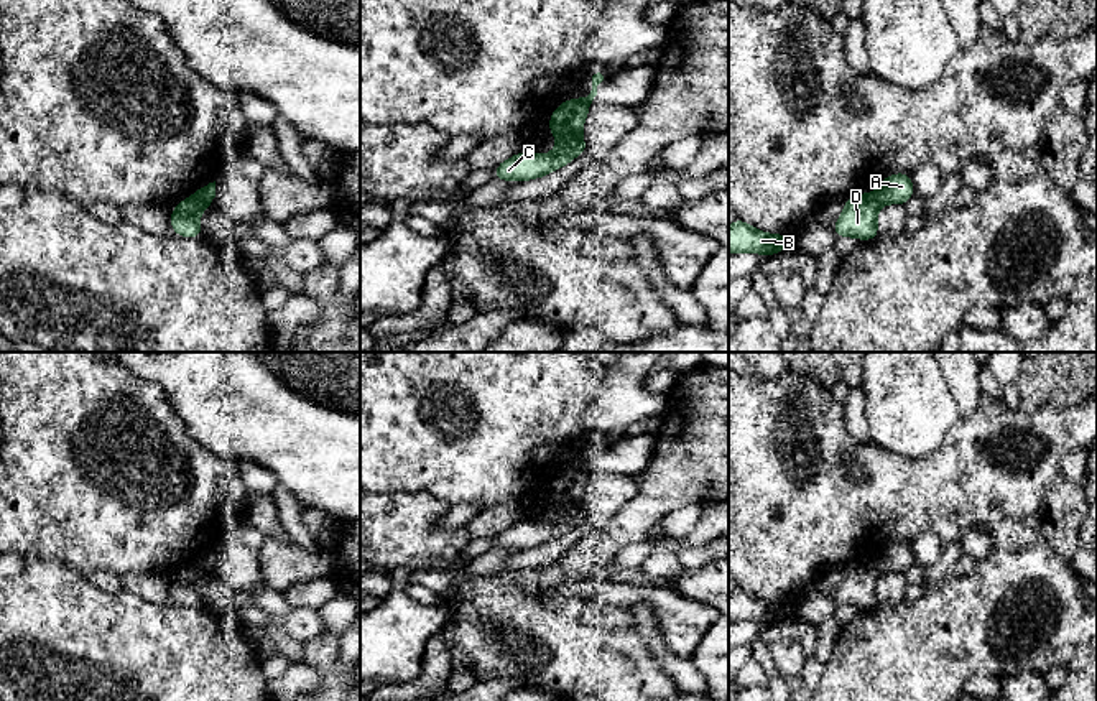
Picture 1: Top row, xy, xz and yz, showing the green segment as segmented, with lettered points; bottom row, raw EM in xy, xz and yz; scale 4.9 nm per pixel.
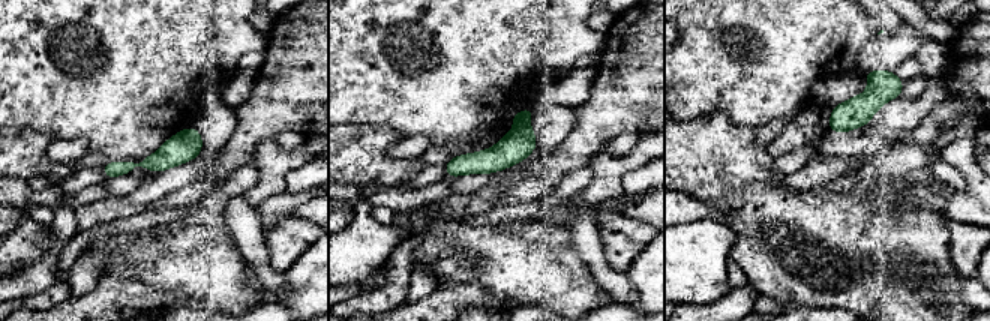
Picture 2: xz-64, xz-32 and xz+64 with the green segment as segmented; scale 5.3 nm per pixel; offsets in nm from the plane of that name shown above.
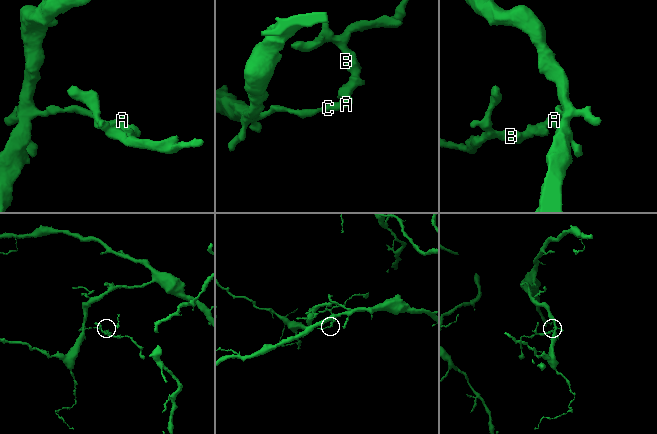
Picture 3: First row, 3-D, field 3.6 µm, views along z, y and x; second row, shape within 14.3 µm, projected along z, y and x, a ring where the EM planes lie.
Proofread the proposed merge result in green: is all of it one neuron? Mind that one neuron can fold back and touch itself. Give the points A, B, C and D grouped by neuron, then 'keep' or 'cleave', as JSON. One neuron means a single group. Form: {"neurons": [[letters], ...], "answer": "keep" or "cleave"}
{"neurons": [["A", "C"], ["B", "D"]], "answer": "cleave"}

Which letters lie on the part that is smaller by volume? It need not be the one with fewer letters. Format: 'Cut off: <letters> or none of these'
Cut off: B, D

